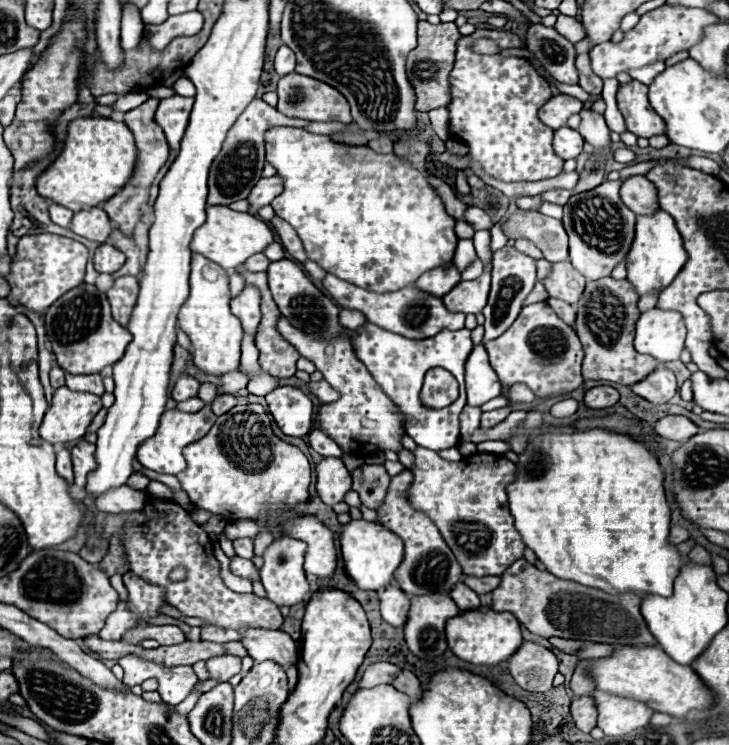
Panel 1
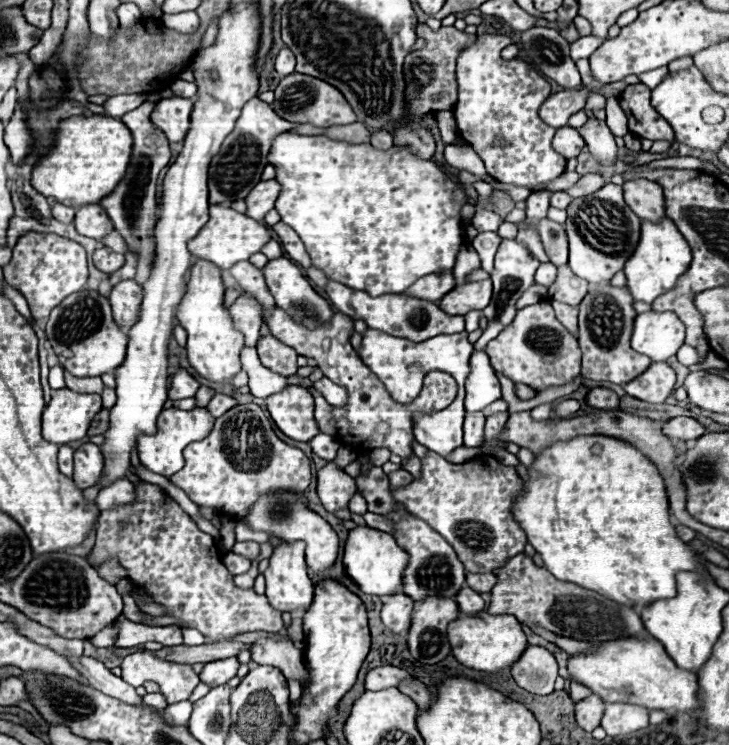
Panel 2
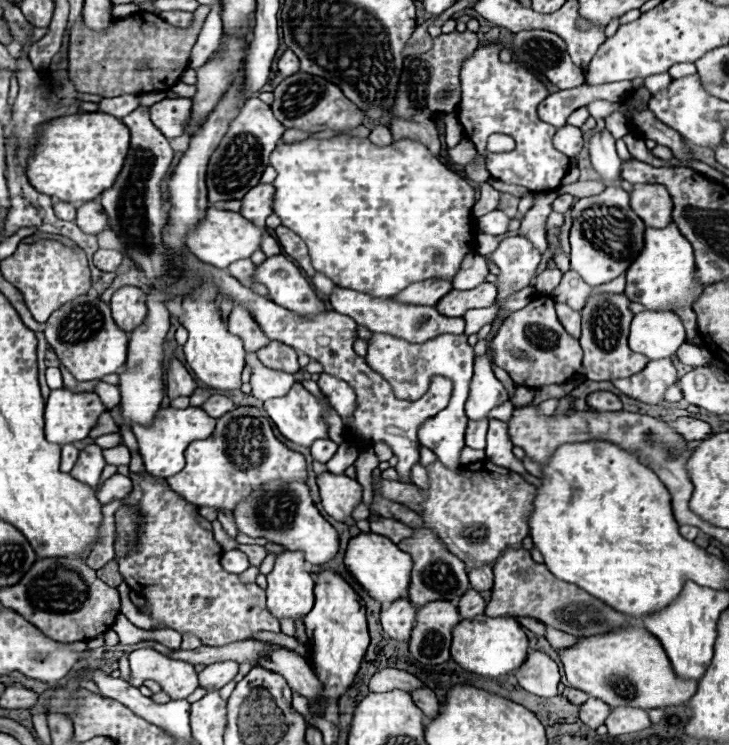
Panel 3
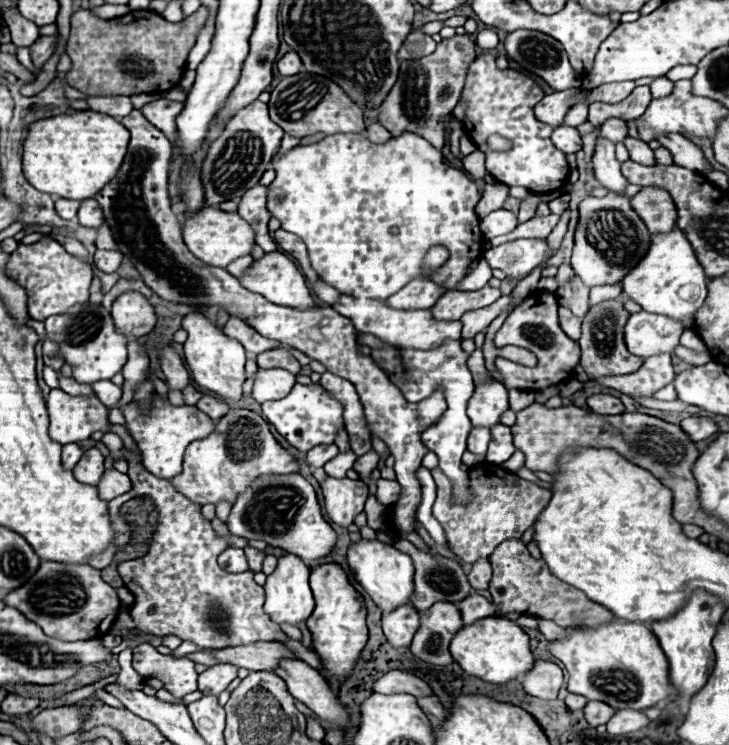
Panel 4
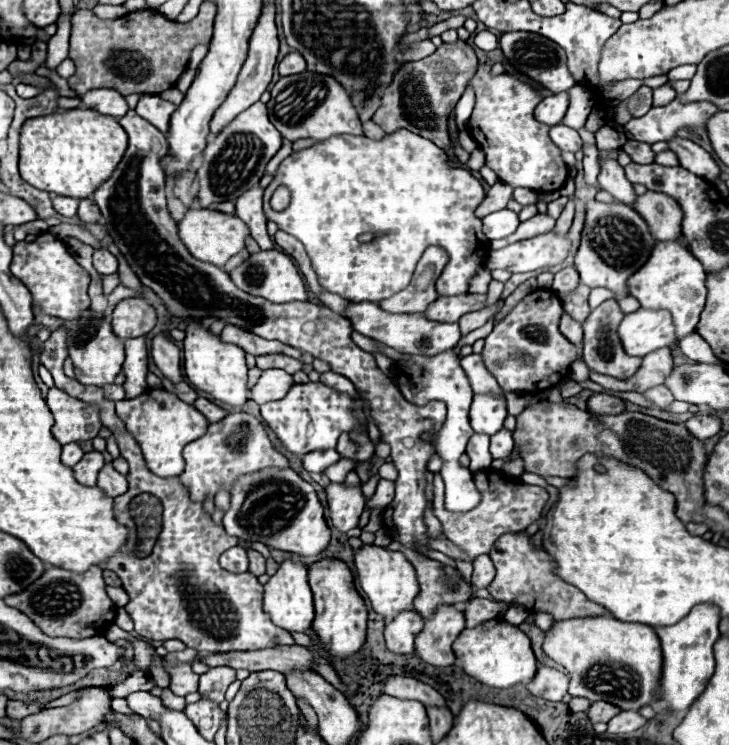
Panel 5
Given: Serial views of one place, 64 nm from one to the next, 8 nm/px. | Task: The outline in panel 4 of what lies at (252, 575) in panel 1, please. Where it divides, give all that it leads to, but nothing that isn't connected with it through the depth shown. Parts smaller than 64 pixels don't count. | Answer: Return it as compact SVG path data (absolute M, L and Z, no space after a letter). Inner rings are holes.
M228 548L228 550L224 550L220 554L218 562L220 562L220 566L226 572L232 572L232 574L248 570L248 560L246 560L246 554L244 554L242 548Z

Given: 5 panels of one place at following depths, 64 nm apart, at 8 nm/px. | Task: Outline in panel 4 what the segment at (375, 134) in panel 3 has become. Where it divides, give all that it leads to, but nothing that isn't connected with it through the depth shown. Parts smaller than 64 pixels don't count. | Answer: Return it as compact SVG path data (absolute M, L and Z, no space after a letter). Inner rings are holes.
M370 124L366 128L366 138L376 144L382 144L382 142L388 142L392 138L392 134L388 134L388 130L384 130L384 126L380 126L380 124Z

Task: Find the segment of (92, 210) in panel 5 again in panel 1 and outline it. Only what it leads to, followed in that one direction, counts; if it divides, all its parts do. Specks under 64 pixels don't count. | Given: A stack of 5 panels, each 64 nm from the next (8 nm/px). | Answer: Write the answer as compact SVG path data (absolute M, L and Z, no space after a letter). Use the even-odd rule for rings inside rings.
M88 208L82 212L76 212L70 224L70 230L82 238L94 240L94 242L106 242L106 238L112 232L112 220L102 208Z

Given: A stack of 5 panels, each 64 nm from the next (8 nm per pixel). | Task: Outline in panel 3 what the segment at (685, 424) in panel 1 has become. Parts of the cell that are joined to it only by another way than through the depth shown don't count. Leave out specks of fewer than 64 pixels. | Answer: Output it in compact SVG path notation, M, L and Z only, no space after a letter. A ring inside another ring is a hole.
M678 418L676 422L672 422L672 428L686 442L690 442L690 440L702 440L702 438L706 438L712 432L706 422L696 420L696 418Z

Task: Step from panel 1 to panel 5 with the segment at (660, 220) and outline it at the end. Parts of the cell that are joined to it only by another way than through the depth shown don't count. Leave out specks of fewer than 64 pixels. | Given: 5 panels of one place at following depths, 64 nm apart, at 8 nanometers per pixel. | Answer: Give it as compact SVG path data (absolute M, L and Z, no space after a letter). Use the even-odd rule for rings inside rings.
M678 238L672 242L656 242L648 262L628 278L628 294L648 310L668 310L672 314L678 338L692 334L698 324L700 310L706 304L706 270L692 256L688 246Z

